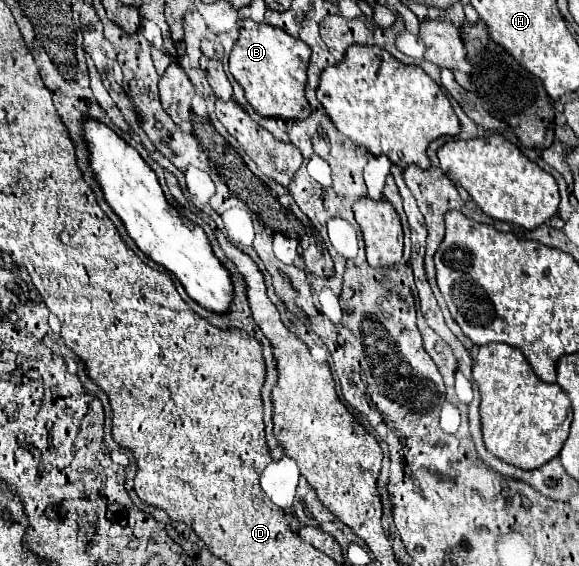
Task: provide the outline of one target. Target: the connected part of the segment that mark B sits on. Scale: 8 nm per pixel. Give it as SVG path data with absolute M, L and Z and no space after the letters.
M252 20L240 22L240 38L230 52L230 74L244 88L250 106L260 116L282 120L302 120L310 116L310 104L304 96L306 70L310 62L310 48L286 34L282 28L256 24Z

